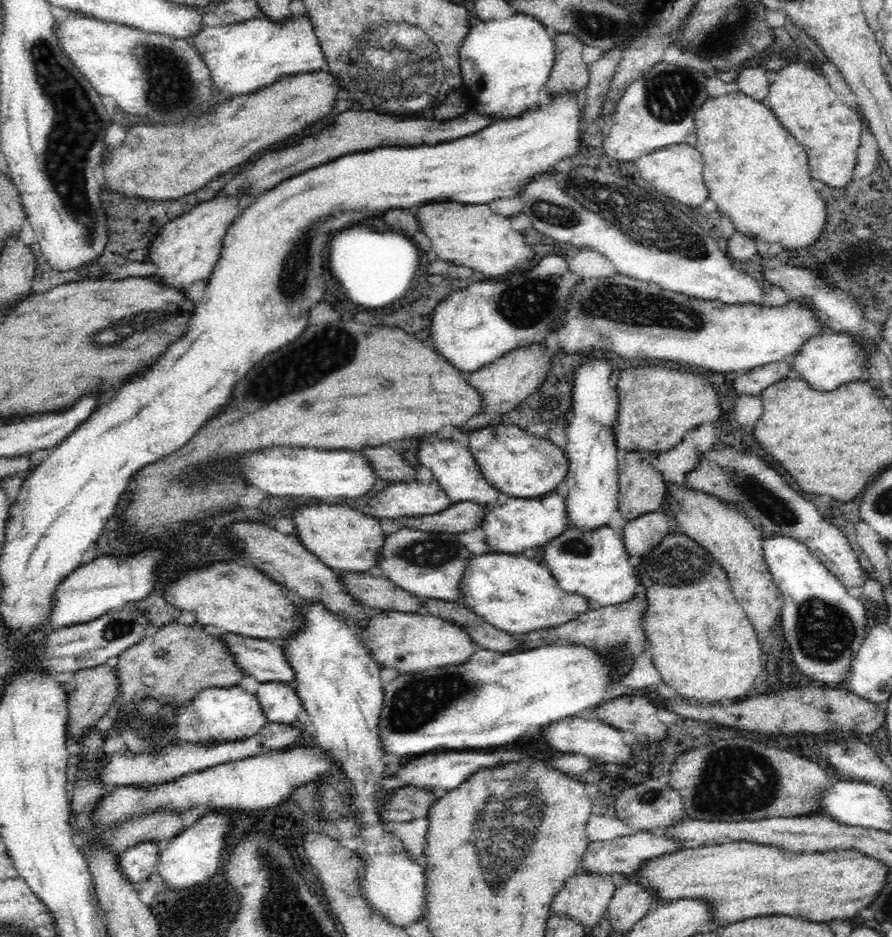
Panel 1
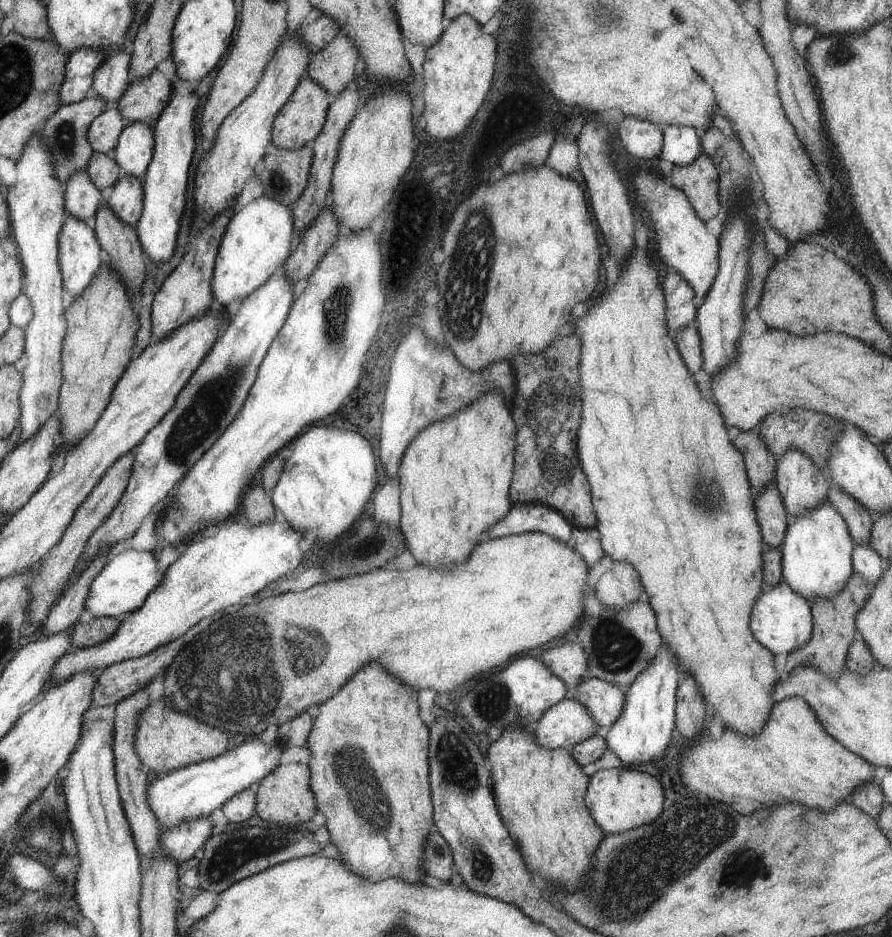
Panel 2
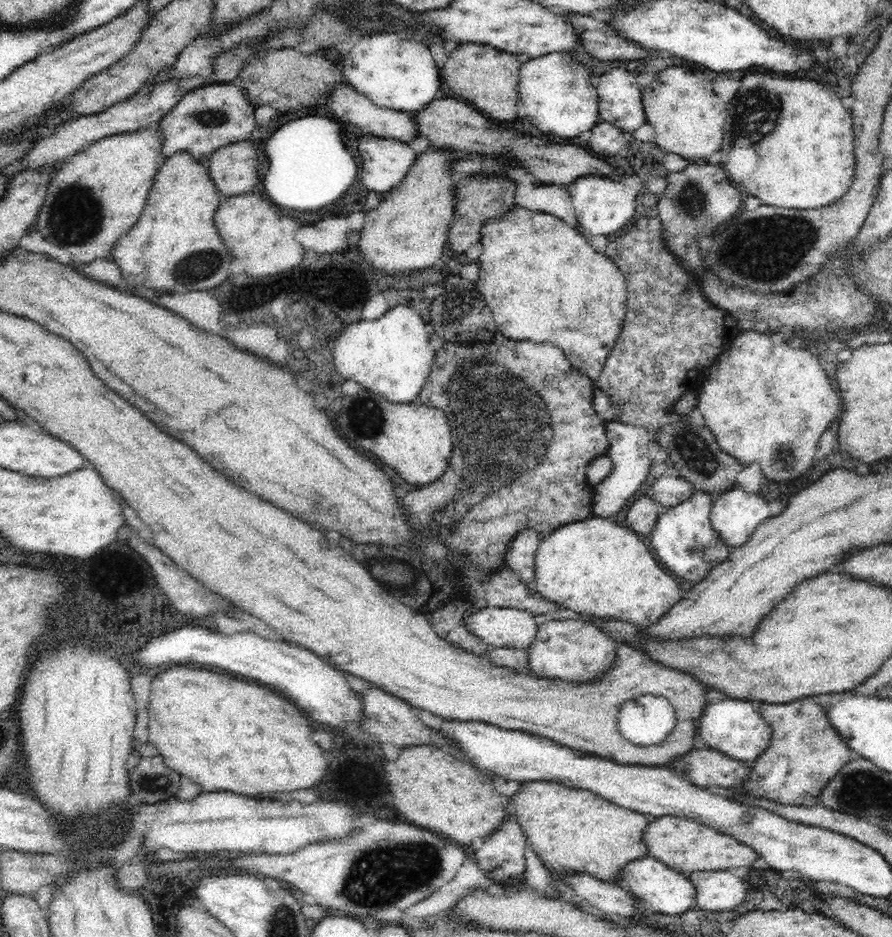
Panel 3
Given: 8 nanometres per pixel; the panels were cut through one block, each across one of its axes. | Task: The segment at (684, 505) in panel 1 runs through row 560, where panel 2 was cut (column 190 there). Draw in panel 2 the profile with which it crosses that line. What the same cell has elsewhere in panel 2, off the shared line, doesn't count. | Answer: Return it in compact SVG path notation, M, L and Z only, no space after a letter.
M164 698L150 700L150 706L138 718L138 728L134 736L134 750L140 762L158 776L174 773L178 768L185 768L202 760L211 760L228 752L226 732L210 728L200 720L178 712Z

